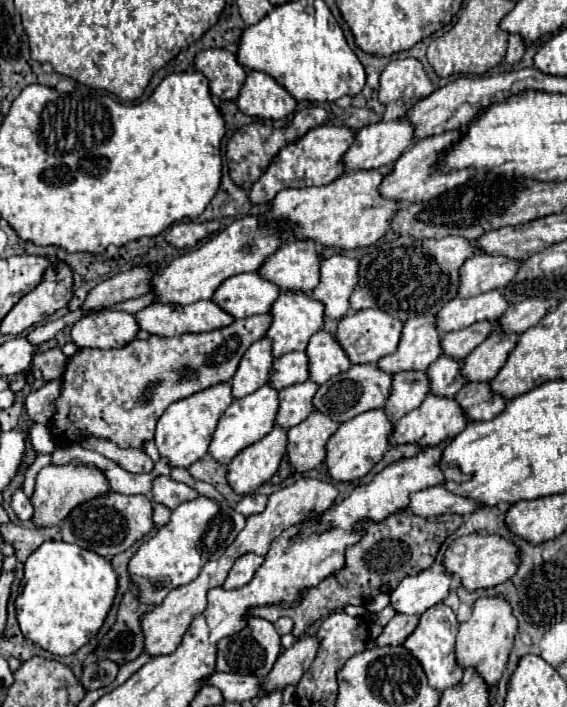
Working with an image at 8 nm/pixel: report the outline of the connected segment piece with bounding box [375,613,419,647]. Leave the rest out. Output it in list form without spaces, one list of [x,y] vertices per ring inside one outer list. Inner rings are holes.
[[[397,613],[383,629],[383,633],[379,635],[379,639],[375,641],[377,645],[399,645],[403,643],[419,625],[419,617],[417,615],[403,615]]]

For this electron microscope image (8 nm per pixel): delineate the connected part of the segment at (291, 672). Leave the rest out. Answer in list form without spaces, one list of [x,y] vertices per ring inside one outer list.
[[[309,635],[309,637],[297,639],[293,643],[293,647],[285,649],[279,655],[275,667],[265,677],[265,683],[261,687],[265,691],[273,691],[273,689],[283,689],[291,683],[297,683],[303,677],[303,673],[309,669],[317,651],[319,651],[319,639],[317,637]]]

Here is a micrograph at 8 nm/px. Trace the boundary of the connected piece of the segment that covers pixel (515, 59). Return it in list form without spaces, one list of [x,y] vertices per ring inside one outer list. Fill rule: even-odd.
[[[513,33],[509,35],[509,47],[507,47],[507,55],[505,55],[505,61],[507,63],[519,63],[521,57],[525,53],[525,41],[521,35]]]

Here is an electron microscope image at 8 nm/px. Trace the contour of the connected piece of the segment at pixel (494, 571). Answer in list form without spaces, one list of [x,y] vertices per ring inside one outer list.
[[[471,533],[457,537],[445,551],[445,567],[449,573],[461,577],[467,589],[489,589],[499,583],[509,581],[519,569],[519,547],[501,535],[481,535]]]

